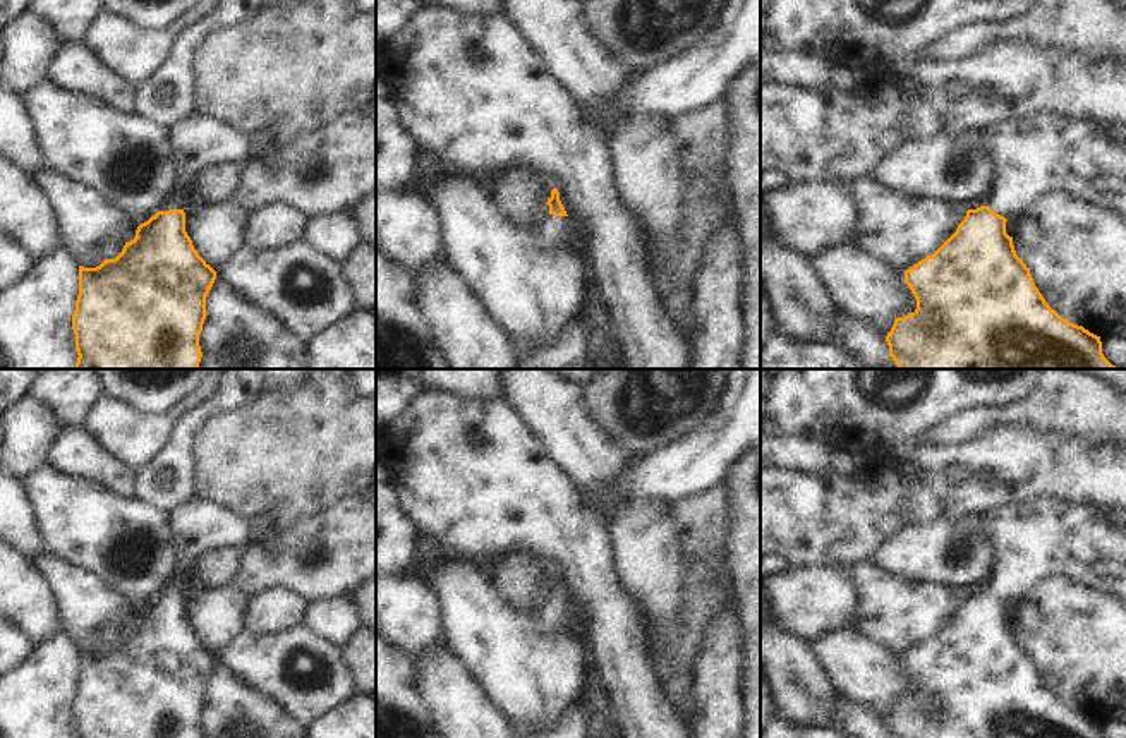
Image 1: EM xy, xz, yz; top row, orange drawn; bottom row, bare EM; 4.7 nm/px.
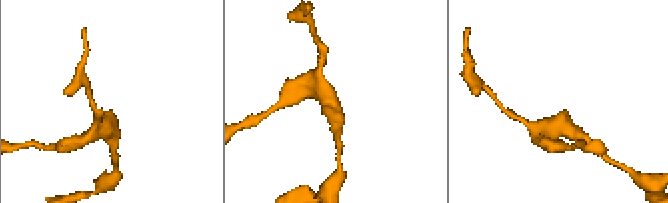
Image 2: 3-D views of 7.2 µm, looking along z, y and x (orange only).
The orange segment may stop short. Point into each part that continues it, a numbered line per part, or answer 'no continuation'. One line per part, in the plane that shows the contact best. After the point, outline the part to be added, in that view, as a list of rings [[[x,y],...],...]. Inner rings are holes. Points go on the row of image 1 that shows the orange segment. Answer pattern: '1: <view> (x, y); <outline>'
1: xy (196, 141); [[[192,113],[168,129],[168,142],[175,168],[173,192],[163,211],[184,209],[192,196],[196,173],[208,165],[242,165],[249,154],[249,141],[227,124]]]

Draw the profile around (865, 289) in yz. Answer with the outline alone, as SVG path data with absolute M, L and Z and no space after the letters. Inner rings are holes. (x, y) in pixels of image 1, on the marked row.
M838 247L812 259L844 316L869 324L884 338L896 318L917 309L905 271L858 247Z

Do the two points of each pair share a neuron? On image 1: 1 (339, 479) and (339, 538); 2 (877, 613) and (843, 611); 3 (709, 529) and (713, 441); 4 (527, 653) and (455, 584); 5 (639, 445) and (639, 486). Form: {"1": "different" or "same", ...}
{"1": "different", "2": "different", "3": "different", "4": "same", "5": "different"}

